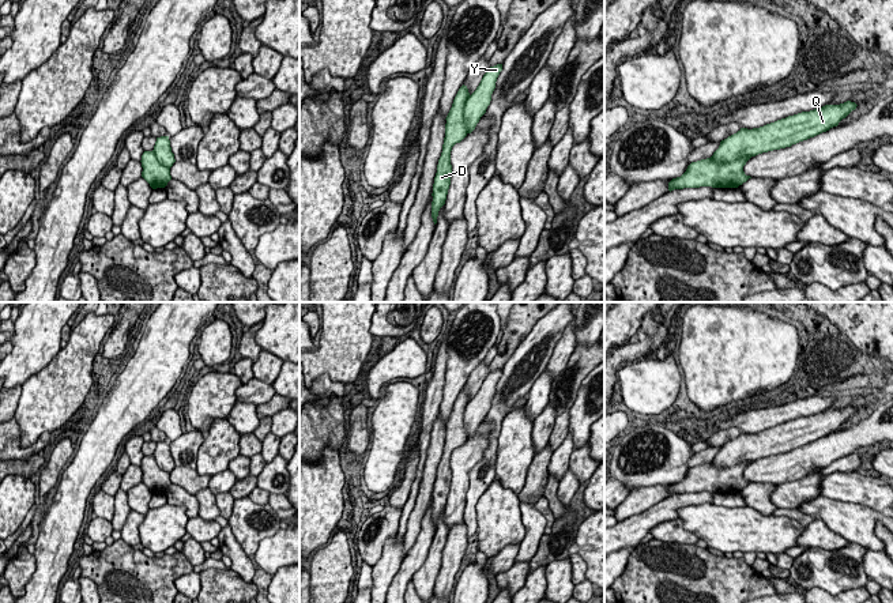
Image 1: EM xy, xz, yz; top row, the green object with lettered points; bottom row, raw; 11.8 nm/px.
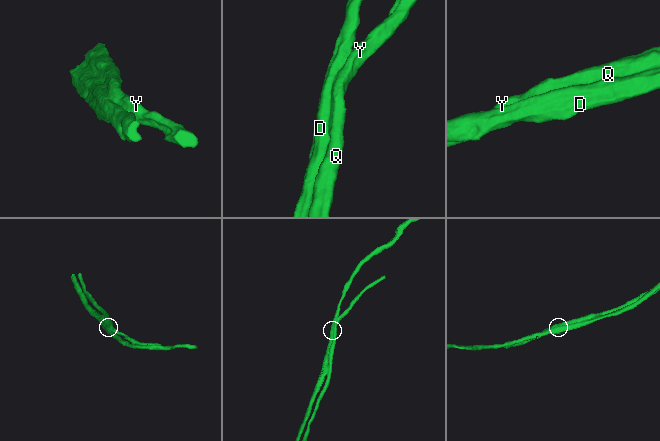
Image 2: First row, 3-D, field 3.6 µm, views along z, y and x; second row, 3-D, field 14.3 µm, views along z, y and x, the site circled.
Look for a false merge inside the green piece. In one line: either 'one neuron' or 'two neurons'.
two neurons

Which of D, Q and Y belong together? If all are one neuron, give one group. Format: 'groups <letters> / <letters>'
groups D / Q Y

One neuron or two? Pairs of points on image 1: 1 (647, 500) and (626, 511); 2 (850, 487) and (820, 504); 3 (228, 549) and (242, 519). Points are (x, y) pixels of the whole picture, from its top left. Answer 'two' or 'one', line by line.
1: one
2: two
3: two

